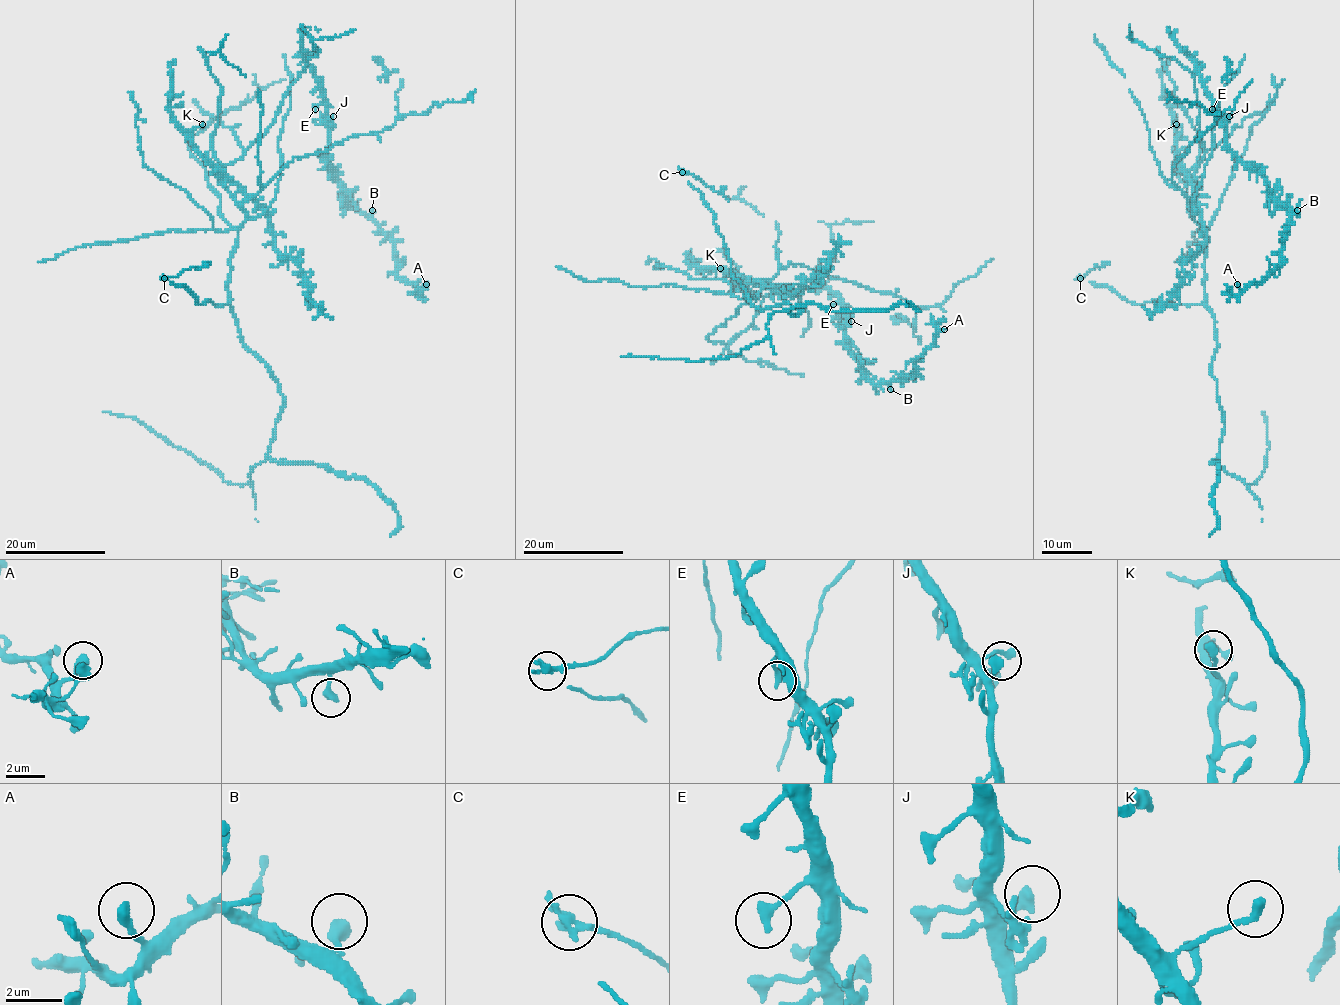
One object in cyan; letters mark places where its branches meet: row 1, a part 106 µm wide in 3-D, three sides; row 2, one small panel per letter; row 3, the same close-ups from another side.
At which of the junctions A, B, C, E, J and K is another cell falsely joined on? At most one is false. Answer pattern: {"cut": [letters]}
{"cut": ["C"]}

